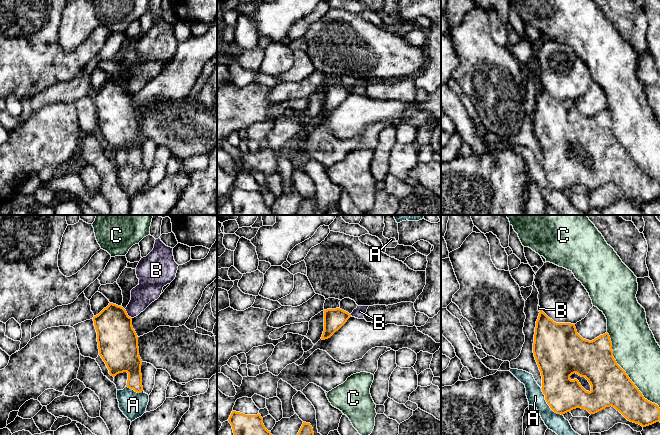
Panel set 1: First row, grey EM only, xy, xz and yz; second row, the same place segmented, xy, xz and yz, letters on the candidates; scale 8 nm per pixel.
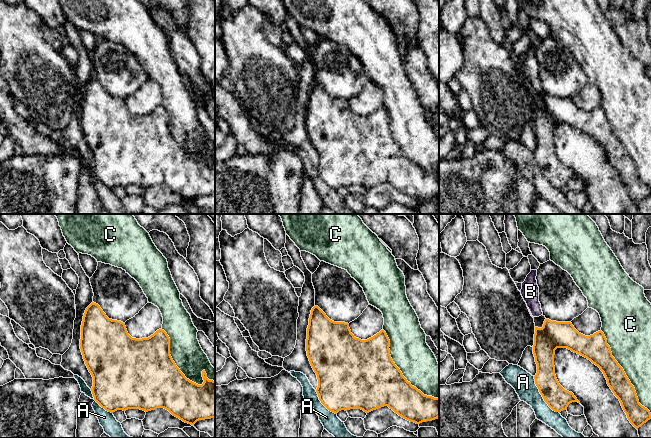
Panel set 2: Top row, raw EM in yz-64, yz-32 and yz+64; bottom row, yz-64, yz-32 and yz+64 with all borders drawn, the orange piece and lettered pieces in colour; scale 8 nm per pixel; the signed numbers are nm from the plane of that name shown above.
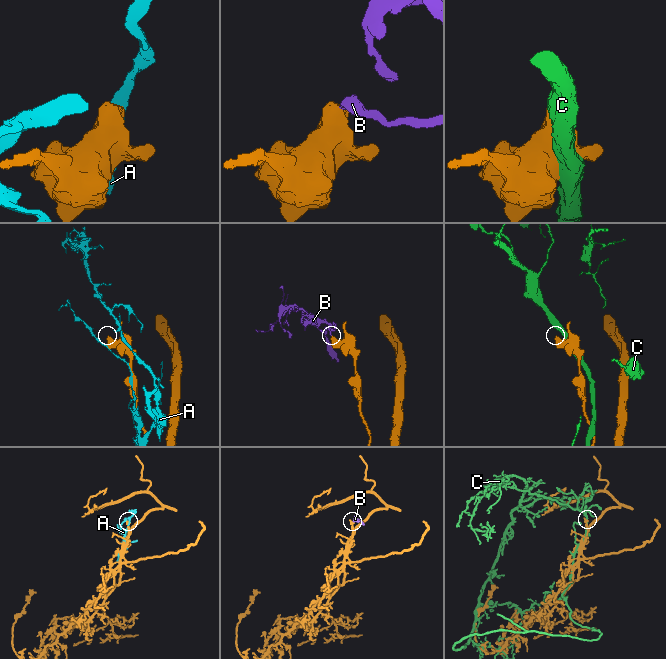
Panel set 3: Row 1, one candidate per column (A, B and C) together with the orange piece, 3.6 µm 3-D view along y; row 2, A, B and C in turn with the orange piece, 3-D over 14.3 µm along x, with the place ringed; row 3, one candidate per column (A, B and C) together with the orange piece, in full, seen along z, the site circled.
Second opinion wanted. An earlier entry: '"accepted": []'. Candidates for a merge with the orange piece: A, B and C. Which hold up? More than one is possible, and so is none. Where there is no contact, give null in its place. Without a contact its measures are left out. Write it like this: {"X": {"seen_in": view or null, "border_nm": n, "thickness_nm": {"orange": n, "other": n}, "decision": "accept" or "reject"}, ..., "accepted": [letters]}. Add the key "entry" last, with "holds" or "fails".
{"A": {"seen_in": "yz", "border_nm": 280, "thickness_nm": {"orange": 280, "other": 150}, "decision": "reject"}, "B": {"seen_in": "xy", "border_nm": 100, "thickness_nm": {"orange": 320, "other": 180}, "decision": "reject"}, "C": {"seen_in": "yz", "border_nm": 750, "thickness_nm": {"orange": 320, "other": 360}, "decision": "reject"}, "accepted": [], "entry": "holds"}

